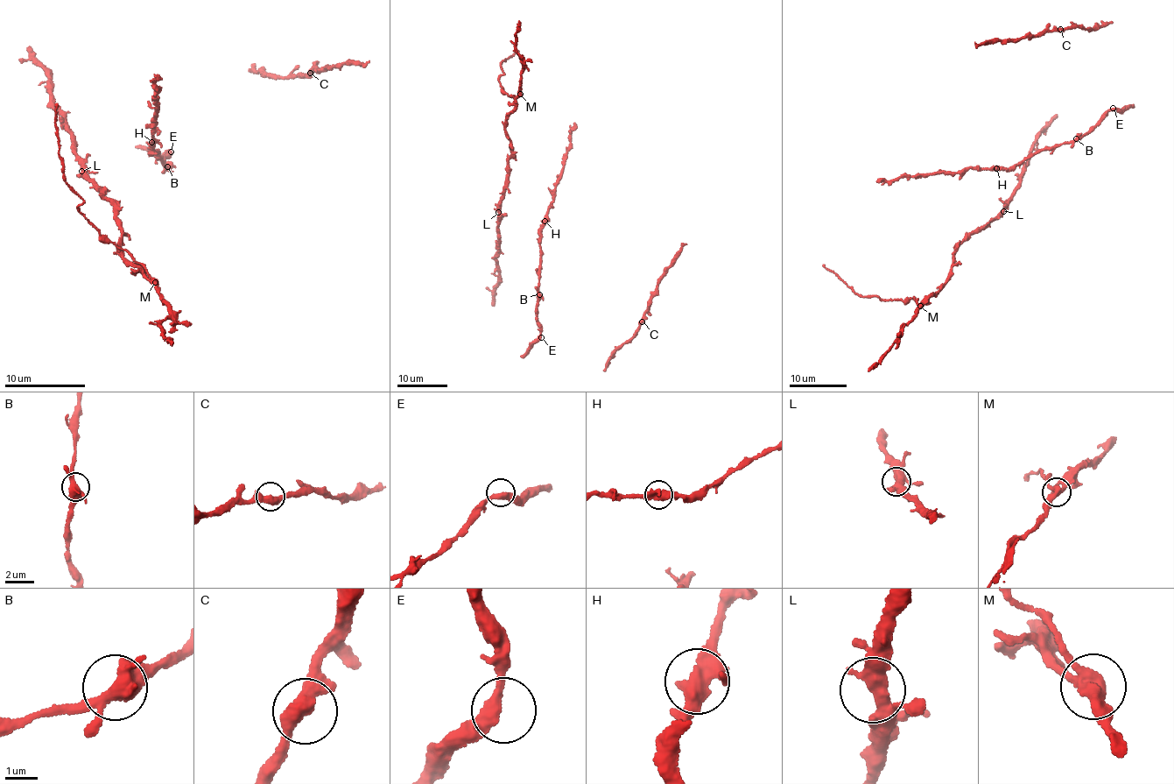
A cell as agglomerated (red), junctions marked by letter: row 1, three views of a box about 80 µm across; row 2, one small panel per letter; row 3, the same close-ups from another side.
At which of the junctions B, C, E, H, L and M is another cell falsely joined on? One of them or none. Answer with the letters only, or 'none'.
M

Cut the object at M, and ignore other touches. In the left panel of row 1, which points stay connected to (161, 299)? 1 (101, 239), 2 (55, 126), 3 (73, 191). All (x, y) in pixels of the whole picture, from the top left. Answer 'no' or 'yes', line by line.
1: no
2: no
3: no

